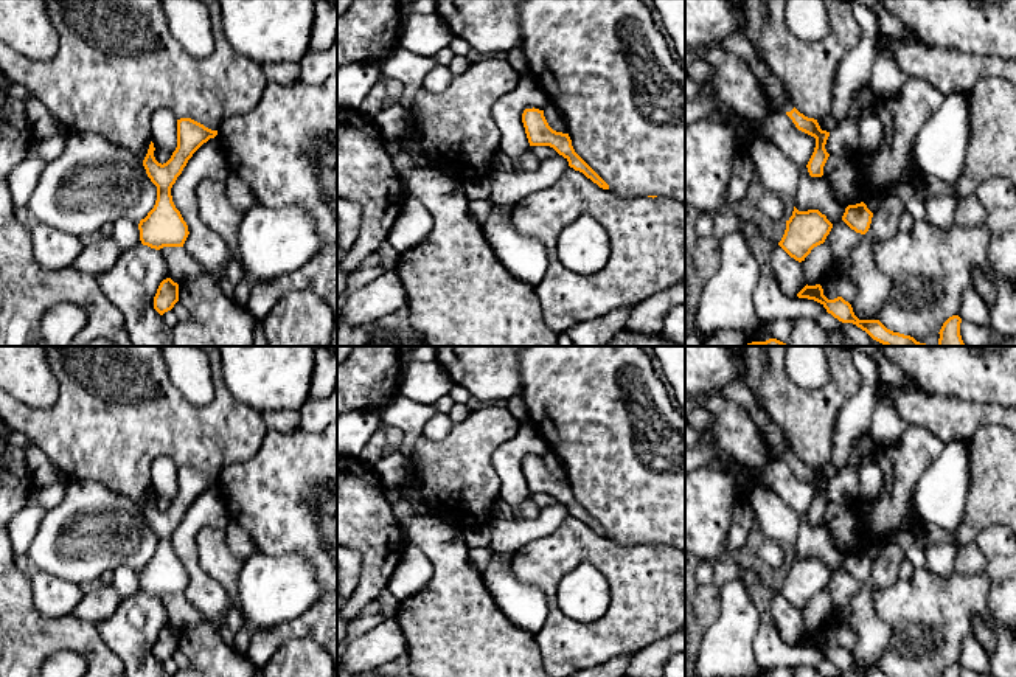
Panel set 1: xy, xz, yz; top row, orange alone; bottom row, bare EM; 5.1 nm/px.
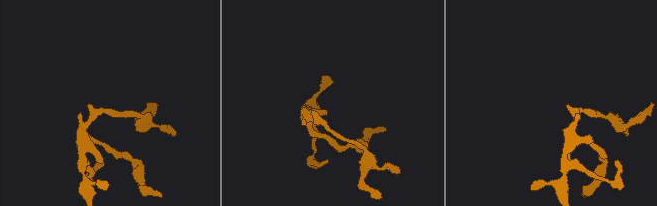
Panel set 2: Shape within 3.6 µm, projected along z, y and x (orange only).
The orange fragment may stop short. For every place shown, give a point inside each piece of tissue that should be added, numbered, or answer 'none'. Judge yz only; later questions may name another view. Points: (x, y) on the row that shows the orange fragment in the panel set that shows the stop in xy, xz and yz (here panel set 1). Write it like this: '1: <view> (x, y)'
1: yz (737, 42)

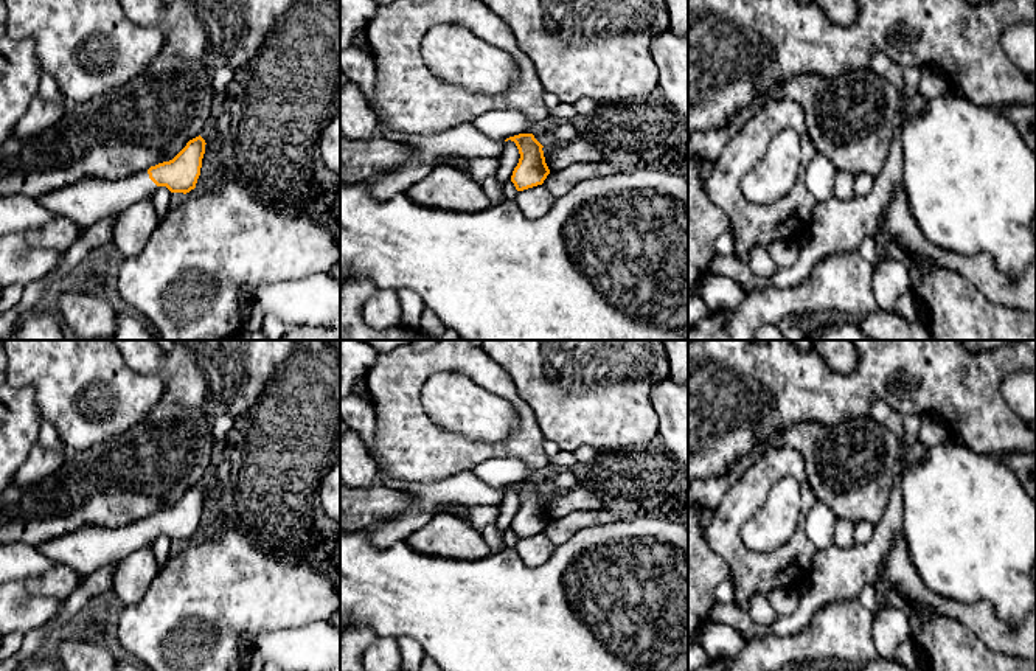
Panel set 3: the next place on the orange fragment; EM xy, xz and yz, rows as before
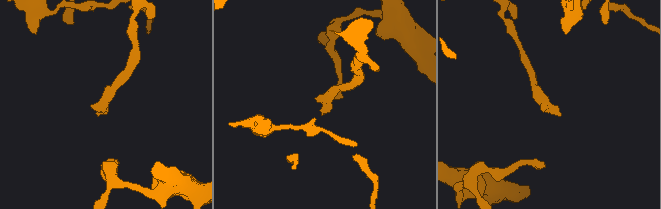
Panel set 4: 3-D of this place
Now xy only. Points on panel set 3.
1: xy (87, 202)

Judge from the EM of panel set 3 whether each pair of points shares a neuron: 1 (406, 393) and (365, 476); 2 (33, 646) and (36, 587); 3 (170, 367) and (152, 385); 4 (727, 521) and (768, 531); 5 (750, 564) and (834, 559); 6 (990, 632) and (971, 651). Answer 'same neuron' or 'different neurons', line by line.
1: different neurons
2: different neurons
3: different neurons
4: different neurons
5: different neurons
6: different neurons

